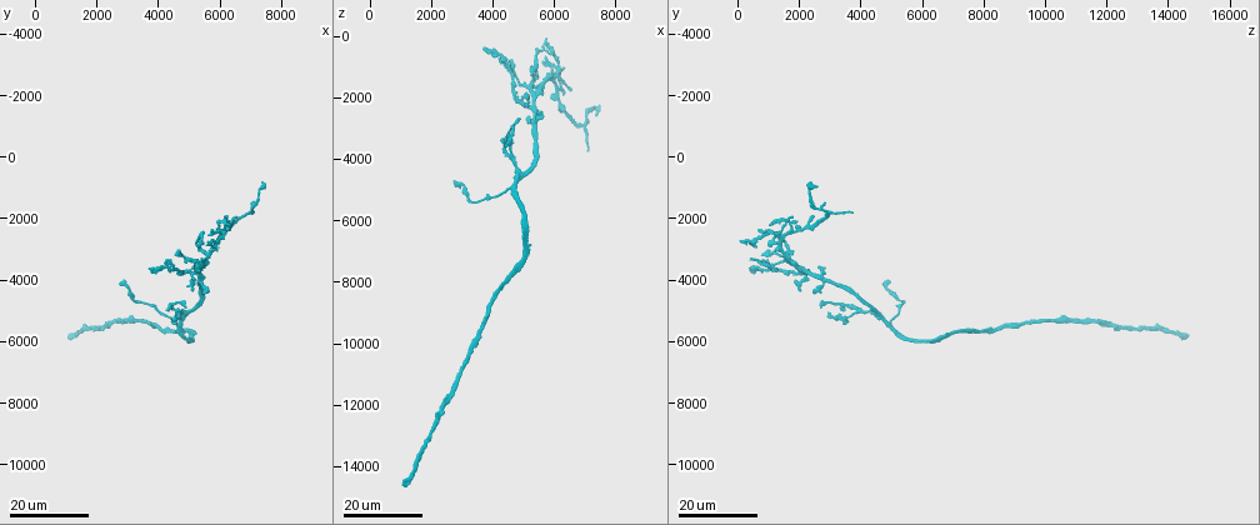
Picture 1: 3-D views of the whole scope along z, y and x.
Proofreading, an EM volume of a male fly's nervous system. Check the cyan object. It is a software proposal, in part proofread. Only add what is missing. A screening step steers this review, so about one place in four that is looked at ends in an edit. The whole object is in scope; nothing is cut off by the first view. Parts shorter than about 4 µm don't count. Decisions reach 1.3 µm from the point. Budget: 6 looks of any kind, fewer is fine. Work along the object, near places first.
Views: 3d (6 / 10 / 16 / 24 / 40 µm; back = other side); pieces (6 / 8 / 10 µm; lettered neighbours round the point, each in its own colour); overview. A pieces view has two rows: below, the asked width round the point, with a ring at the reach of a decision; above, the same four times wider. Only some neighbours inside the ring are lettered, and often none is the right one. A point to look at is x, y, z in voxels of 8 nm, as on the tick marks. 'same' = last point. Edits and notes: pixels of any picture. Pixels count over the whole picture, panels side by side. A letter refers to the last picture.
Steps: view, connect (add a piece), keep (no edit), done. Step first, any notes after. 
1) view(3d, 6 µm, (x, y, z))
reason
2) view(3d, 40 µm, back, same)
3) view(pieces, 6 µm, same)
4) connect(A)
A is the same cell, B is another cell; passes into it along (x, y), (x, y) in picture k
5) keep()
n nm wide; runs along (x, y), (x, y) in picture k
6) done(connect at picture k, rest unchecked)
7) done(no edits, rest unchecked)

view(3d, 24 µm, (7400, 1000, 2600))
long arm stops here

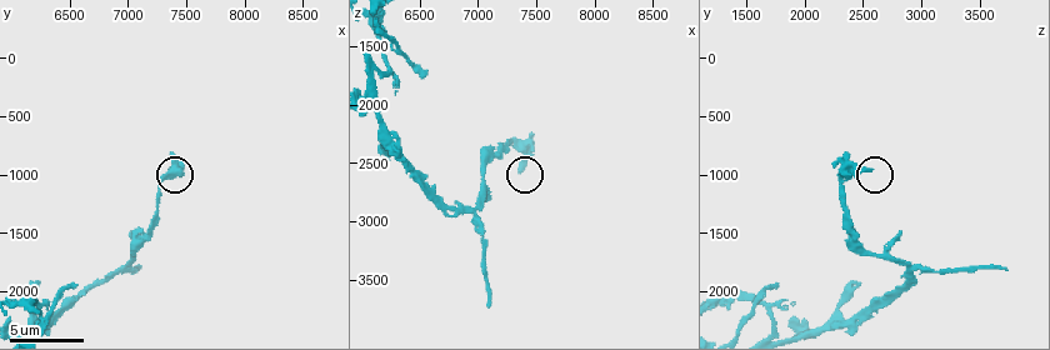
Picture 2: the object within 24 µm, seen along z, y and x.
view(pieces, 8 µm, (7360, 960, 2560))

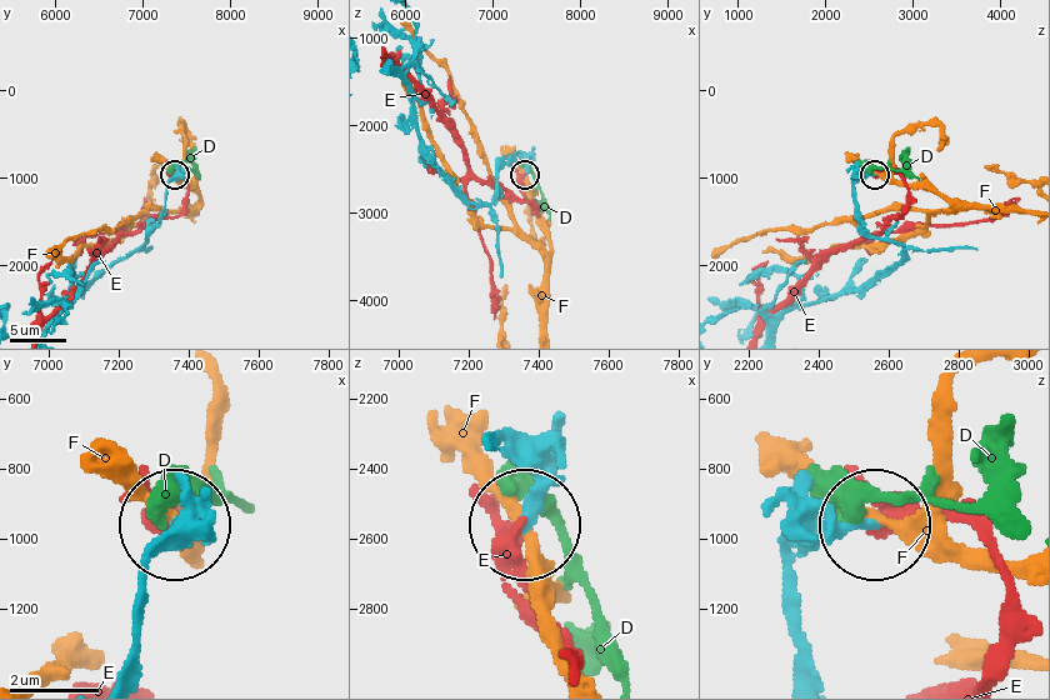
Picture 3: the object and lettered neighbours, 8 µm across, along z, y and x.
keep()
D, E and F are other cells; runs along (856, 294), (903, 258), (860, 218), (855, 188), (874, 174) in picture 3; none of them fits

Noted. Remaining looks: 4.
view(pieces, 8 µm, (7080, 1820, 3740))

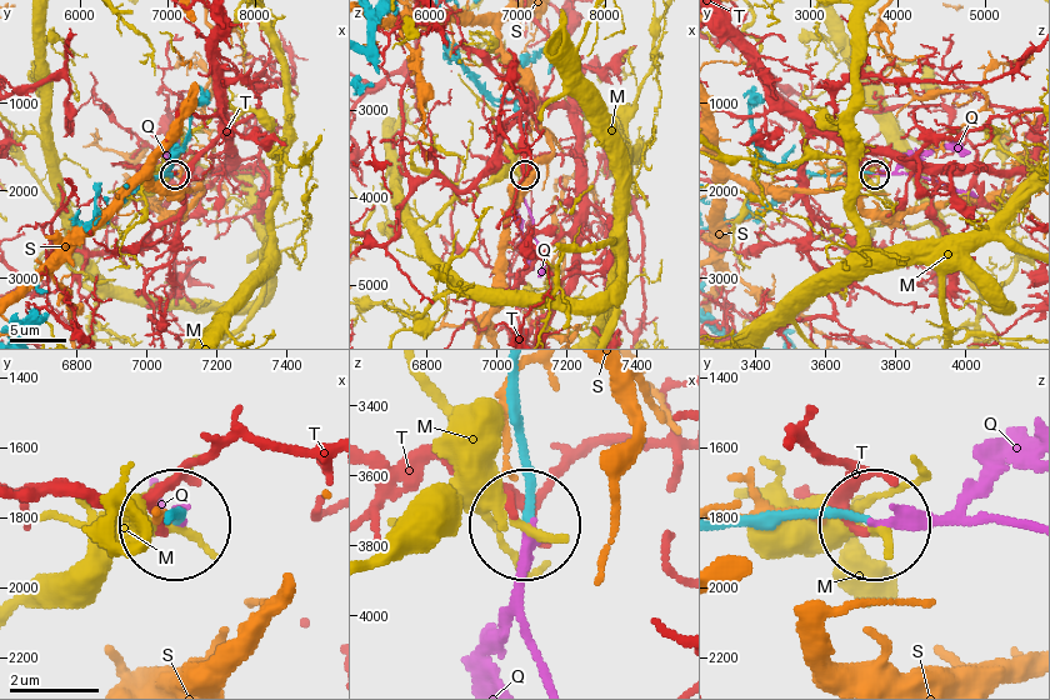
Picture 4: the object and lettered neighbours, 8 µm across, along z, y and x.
connect(Q)
Q is the same cell, M, S and T are other cells; passes into it along (520, 396), (531, 526), (520, 628), (539, 673) in picture 4; it goes on there

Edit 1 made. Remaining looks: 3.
view(overview)

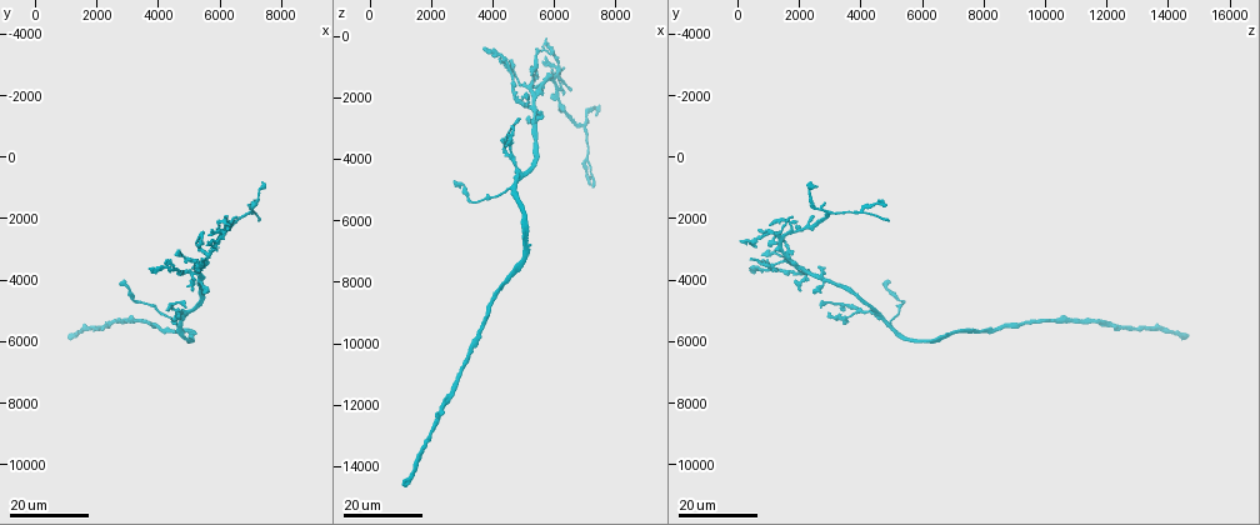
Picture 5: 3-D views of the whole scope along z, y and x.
view(3d, 24 µm, (5400, 3400, 400))
branch stops here

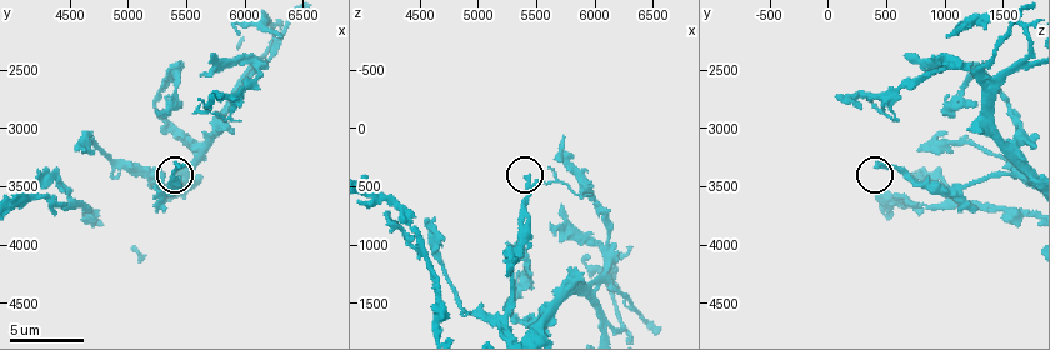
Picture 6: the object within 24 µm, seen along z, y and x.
view(pieces, 6 µm, (5420, 3340, 440))
see the neighbours

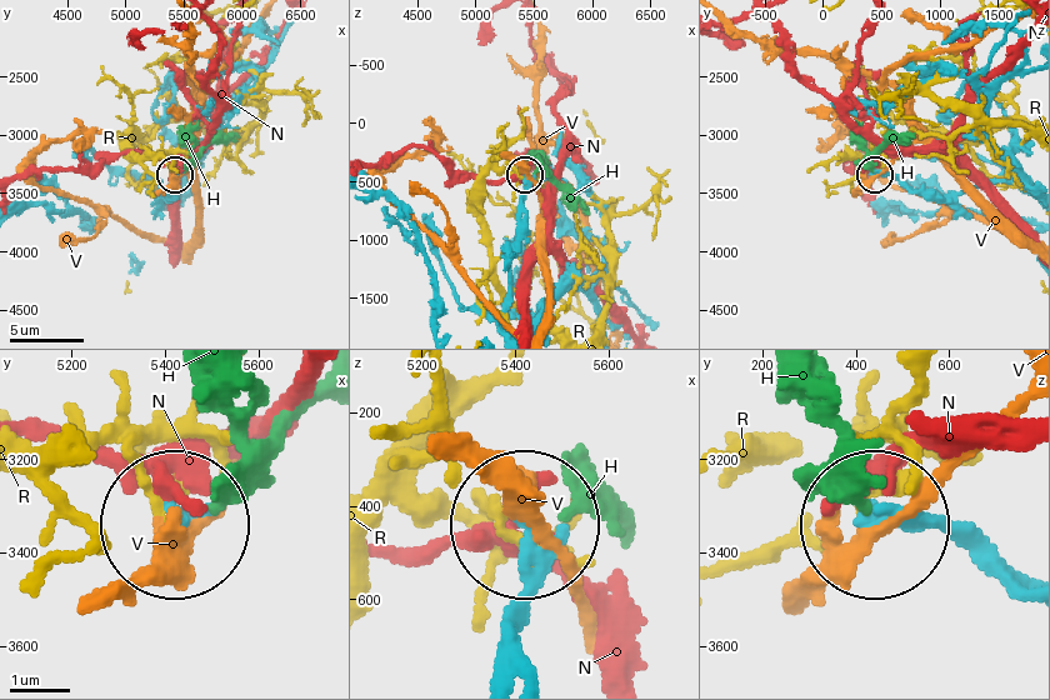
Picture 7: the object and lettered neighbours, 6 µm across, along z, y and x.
connect(H)
160 nm wide; H is the same cell, N, R and V are other cells; it goes on there

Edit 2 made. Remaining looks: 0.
done(connect at picture 4, connect at picture 7, rest unchecked)

